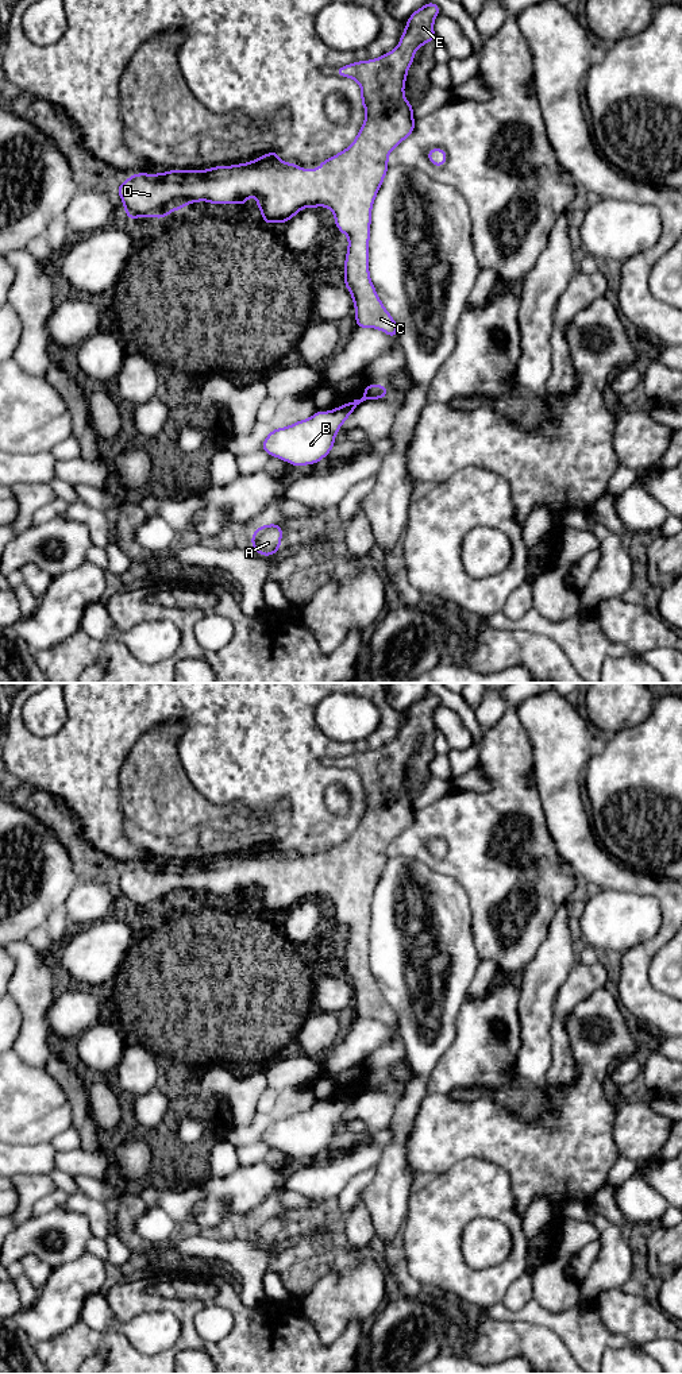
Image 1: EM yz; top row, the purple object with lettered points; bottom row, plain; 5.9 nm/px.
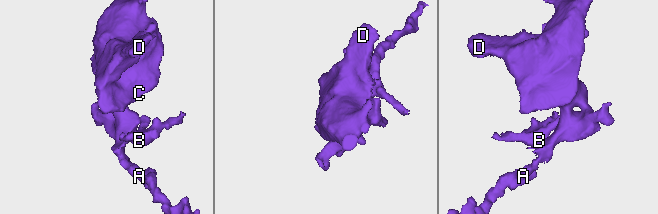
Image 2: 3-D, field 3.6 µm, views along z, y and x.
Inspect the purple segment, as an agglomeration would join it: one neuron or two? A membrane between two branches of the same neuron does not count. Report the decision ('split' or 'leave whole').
split

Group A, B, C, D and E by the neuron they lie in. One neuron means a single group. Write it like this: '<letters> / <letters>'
A C D E / B

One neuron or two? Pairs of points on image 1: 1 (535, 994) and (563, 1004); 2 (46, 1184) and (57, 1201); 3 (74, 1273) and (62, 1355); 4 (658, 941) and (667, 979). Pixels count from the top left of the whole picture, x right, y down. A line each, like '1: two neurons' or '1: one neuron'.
1: two neurons
2: two neurons
3: two neurons
4: two neurons

